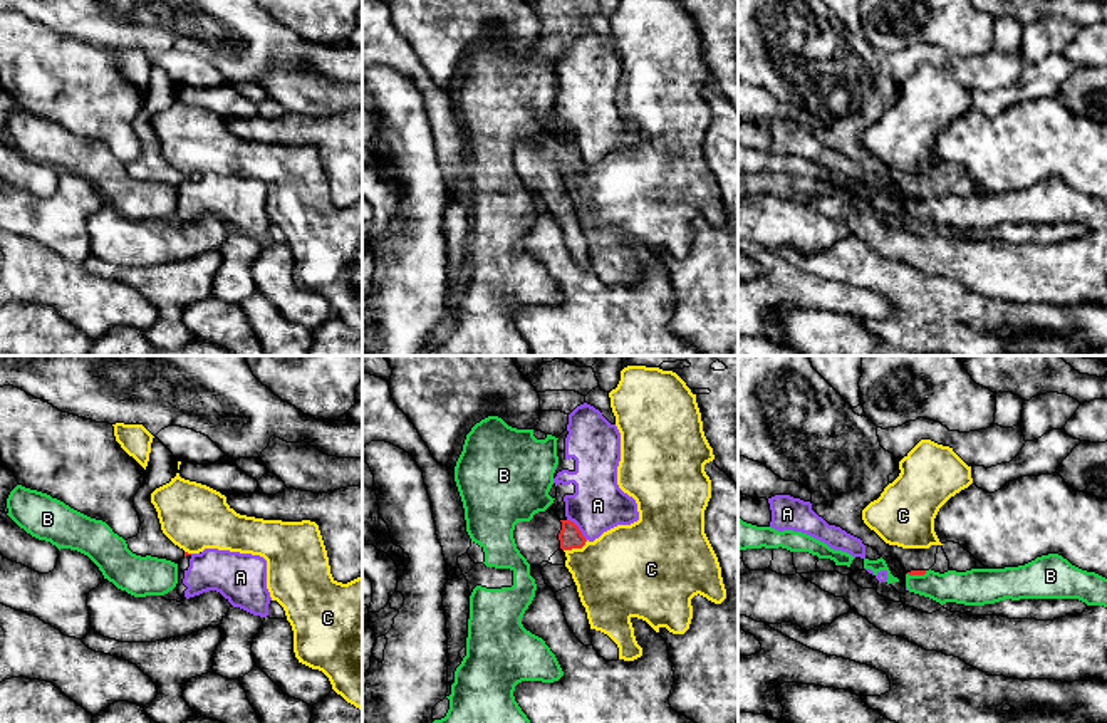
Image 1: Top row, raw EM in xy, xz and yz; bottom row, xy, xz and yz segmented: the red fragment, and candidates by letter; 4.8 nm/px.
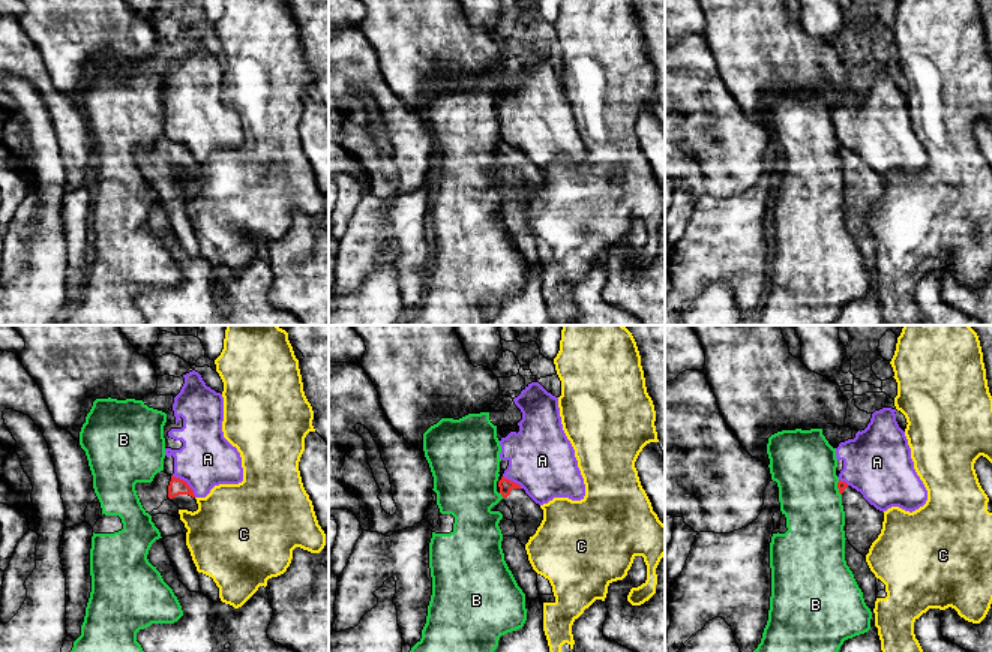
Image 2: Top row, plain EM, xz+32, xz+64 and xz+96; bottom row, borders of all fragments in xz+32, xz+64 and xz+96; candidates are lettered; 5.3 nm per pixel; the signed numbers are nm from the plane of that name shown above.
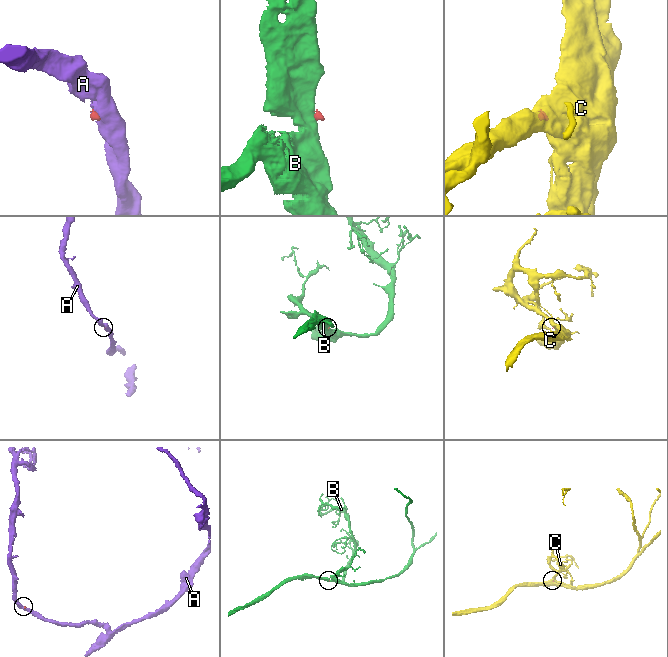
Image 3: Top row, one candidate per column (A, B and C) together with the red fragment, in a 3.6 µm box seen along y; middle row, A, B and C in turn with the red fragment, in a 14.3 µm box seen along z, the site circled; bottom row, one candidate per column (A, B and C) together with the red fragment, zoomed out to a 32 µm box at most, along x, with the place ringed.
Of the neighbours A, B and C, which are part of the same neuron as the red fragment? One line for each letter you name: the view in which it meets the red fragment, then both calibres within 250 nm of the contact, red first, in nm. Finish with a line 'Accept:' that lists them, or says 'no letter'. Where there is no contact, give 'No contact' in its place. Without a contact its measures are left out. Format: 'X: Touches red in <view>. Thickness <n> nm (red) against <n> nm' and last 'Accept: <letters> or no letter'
Accept: no letter

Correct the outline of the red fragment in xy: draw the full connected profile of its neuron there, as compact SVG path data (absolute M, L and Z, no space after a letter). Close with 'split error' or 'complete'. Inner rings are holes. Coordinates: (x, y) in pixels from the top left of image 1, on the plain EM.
M154 60L151 67L149 86L144 96L144 107L134 119L134 133L139 139L139 158L127 163L127 173L141 181L151 179L178 188L183 181L191 179L174 169L161 154L158 136L151 127L151 117L169 107L178 97L178 84Z; split error

